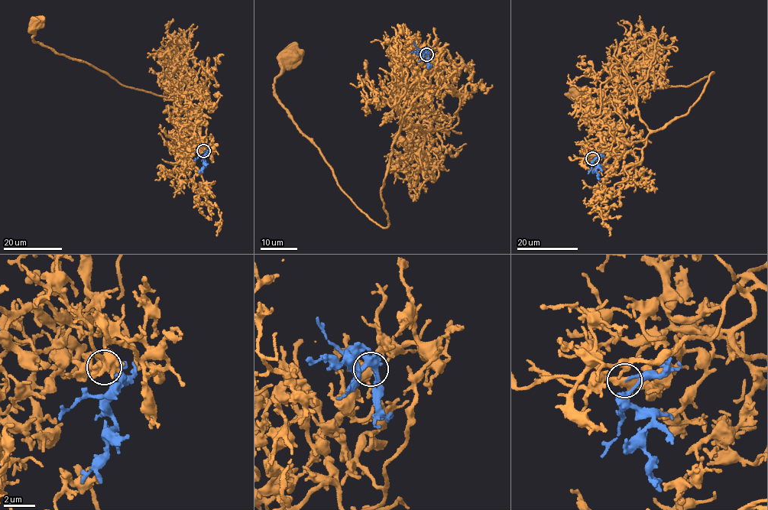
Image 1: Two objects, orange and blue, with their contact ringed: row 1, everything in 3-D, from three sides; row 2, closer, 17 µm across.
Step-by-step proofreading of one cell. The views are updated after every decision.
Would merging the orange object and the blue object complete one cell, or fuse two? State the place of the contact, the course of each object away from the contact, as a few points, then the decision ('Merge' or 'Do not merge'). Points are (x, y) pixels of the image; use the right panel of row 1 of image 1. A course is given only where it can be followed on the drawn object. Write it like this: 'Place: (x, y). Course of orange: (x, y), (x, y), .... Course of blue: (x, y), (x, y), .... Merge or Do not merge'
Place: (592, 158). Course of orange: (592, 158), (584, 154), (639, 141), (687, 113), (714, 73), (609, 102), (575, 93). Course of blue: (593, 158), (595, 158), (593, 162), (597, 167), (597, 173), (600, 180). Merge

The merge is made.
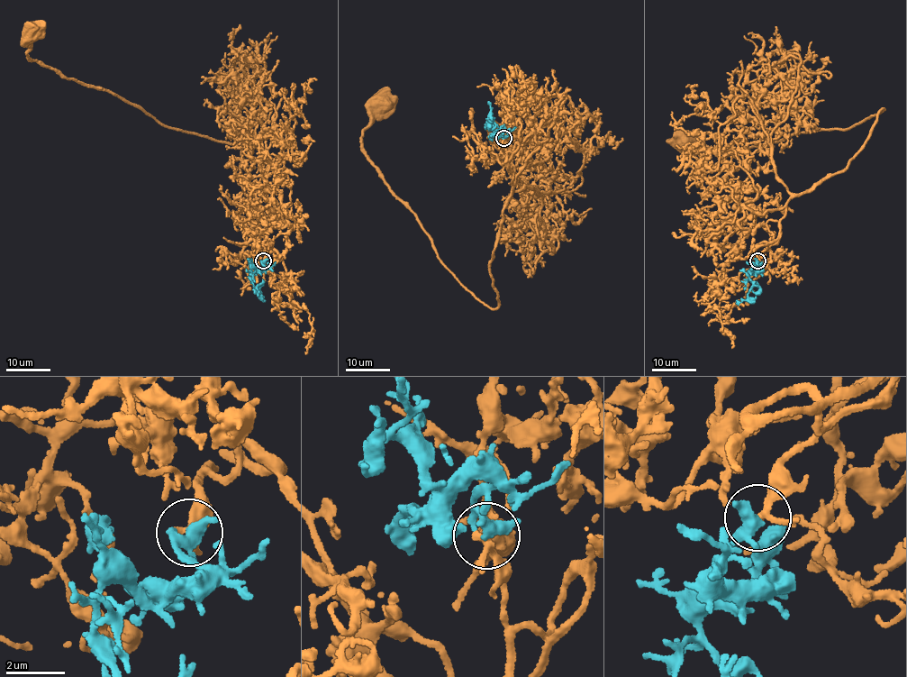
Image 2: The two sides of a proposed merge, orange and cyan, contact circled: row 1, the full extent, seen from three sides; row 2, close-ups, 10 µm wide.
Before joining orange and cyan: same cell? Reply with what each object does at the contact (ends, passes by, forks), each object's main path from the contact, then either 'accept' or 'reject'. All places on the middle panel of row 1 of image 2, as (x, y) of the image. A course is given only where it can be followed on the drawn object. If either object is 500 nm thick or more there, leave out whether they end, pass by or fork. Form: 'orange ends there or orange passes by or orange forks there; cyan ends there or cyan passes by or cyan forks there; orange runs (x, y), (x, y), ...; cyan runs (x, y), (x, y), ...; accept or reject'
orange passes by; cyan forks there; orange runs (503, 138), (514, 186), (492, 254), (491, 309), (443, 264), (366, 154), (362, 130), (384, 103); cyan runs (503, 138), (503, 130), (486, 124), (486, 121), (491, 129), (494, 123), (488, 102); accept

